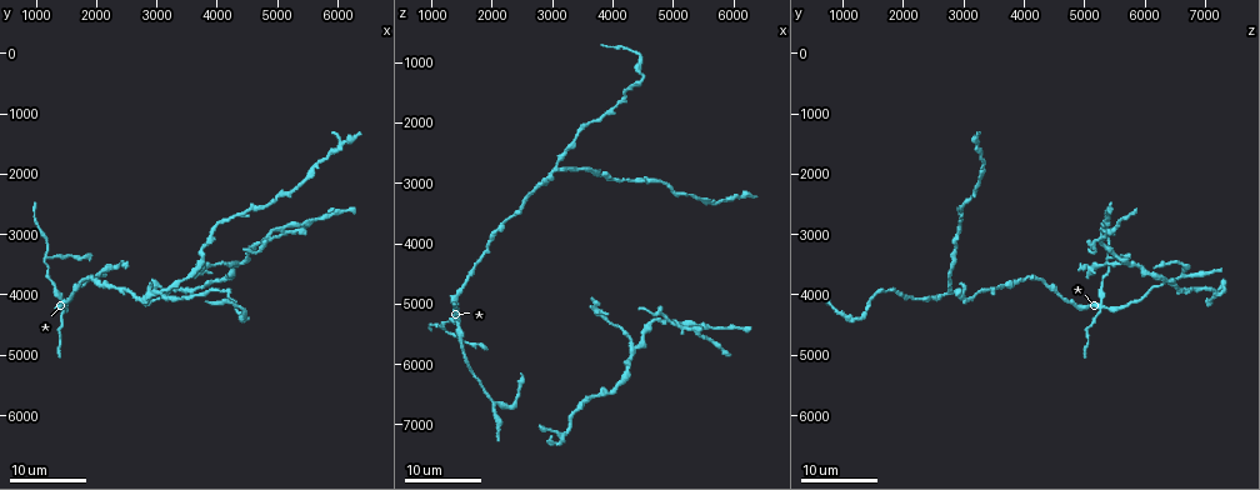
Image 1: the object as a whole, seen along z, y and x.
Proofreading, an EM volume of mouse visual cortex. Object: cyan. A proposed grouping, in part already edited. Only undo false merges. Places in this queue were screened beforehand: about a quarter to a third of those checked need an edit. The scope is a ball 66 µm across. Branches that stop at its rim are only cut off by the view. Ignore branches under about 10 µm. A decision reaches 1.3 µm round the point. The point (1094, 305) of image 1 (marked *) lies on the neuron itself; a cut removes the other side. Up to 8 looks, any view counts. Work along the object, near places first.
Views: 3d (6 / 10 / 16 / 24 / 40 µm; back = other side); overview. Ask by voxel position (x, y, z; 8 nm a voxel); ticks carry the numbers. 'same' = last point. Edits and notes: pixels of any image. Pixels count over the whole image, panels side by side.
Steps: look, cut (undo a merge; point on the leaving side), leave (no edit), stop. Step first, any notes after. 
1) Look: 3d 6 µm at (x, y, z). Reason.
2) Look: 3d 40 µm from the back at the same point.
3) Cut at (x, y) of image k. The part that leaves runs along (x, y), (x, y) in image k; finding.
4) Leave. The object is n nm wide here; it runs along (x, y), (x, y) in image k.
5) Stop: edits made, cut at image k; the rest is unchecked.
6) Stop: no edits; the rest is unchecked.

Look: 3d 16 µm at (1400, 4150, 5350). A narrow waist.

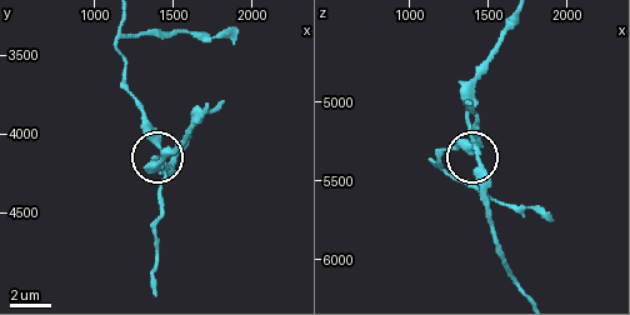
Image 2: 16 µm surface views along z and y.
Look: 3d 10 µm at the same point.

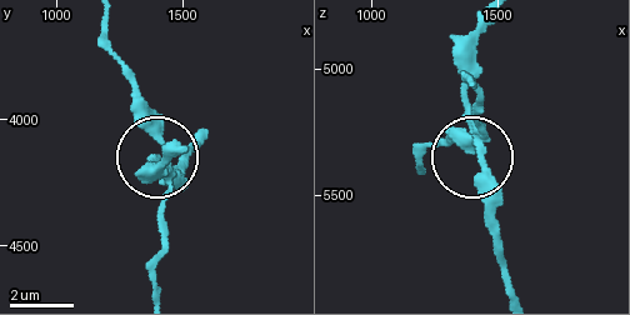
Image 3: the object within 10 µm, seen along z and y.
Cut at (163, 126) of image 3. 4 arms meet here; a second neuron is stuck on.

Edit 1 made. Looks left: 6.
Look: 3d 16 µm at (2000, 3600, 6650). Three arms meet.

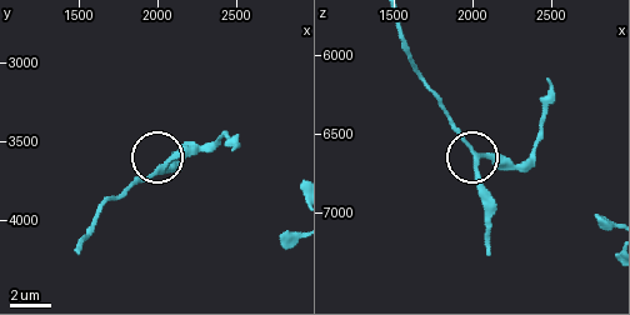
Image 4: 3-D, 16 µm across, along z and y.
Look: 3d 10 µm at (2020, 3640, 6640).

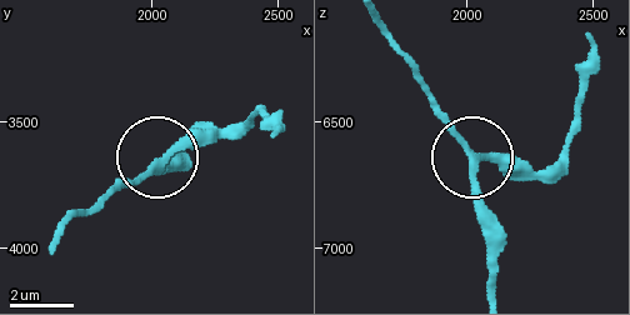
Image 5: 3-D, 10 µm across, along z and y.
Leave. 3 arms meet here; it runs along (380, 26), (469, 148), (539, 169) in image 5; all the same neuron.

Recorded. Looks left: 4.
Look: 3d 16 µm at (3050, 3950, 2750). Arms part here.

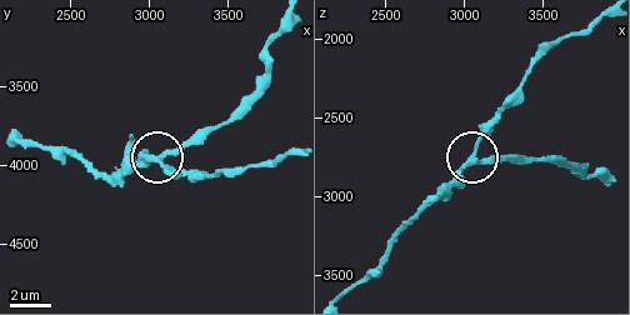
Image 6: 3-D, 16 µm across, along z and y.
Look: 3d 10 µm at (3060, 3980, 2740).

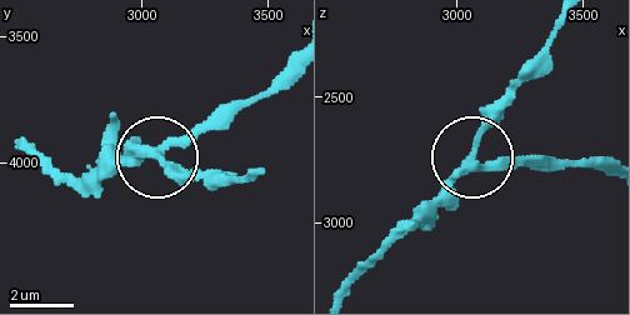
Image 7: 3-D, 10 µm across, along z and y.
Look: 3d 6 µm at (3050, 3970, 2740).

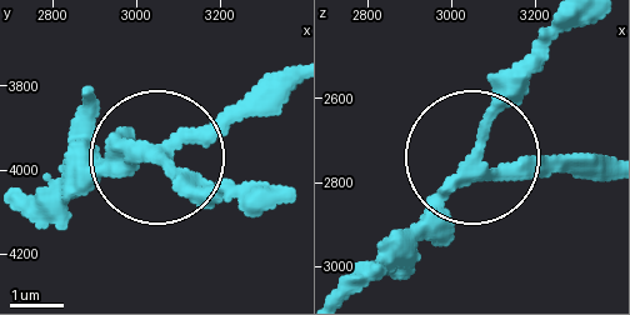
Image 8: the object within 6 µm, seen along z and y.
Leave. The side arm is 29 µm long; it runs along (343, 288), (478, 154), (540, 64) in image 8; continuous, no second neuron.

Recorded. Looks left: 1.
Stop: edits made, cut at image 3; the rest is unchecked.

